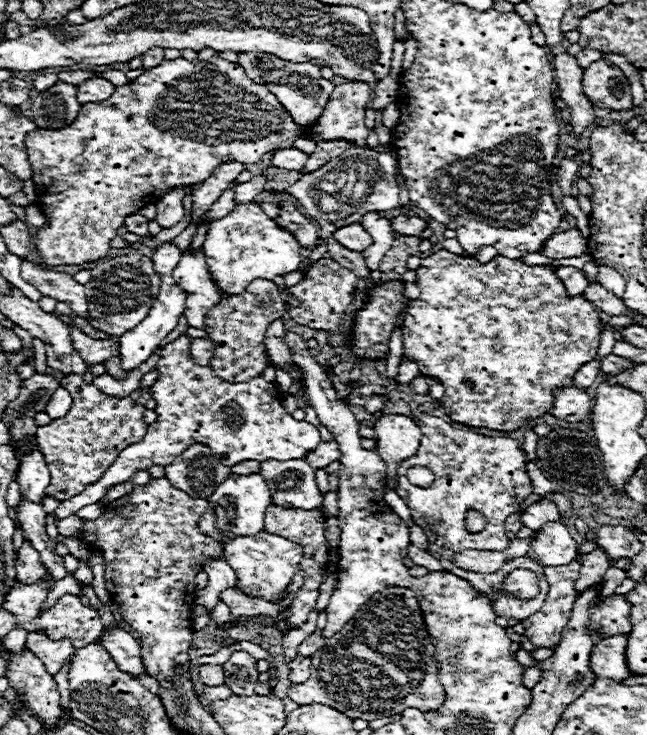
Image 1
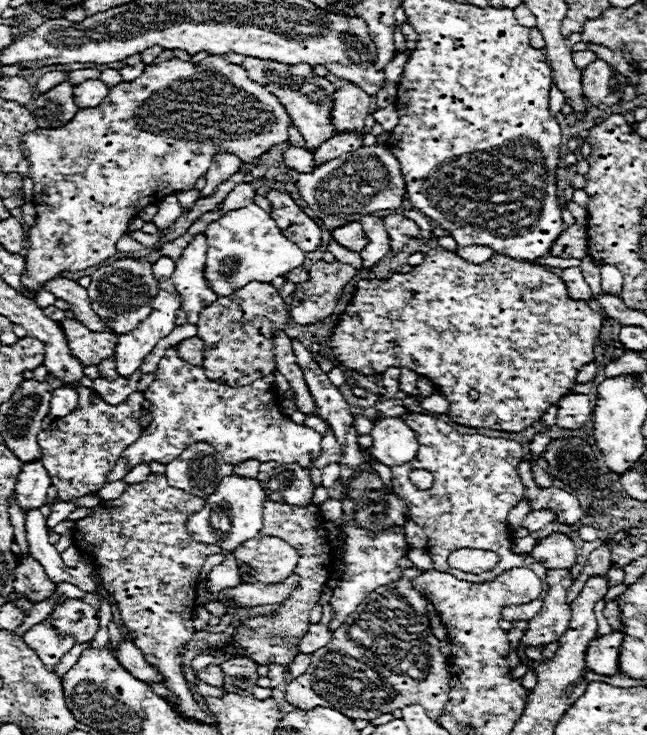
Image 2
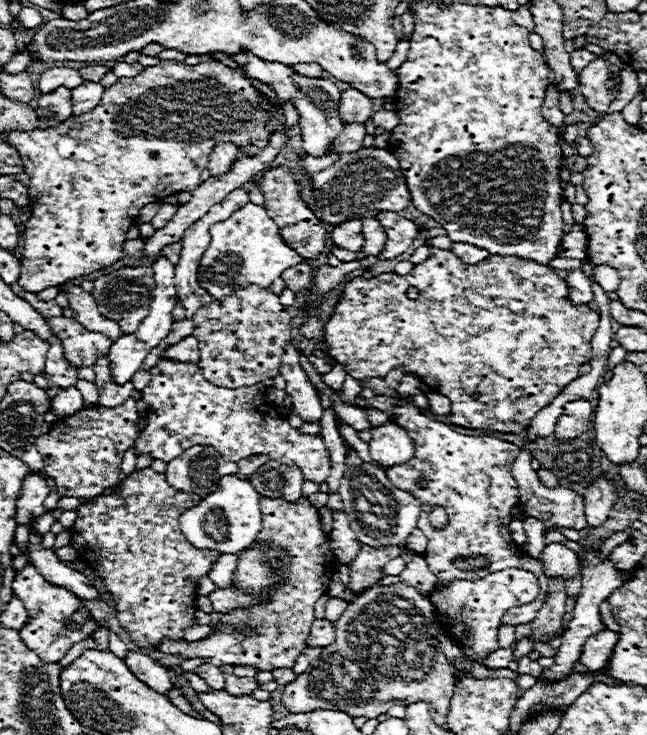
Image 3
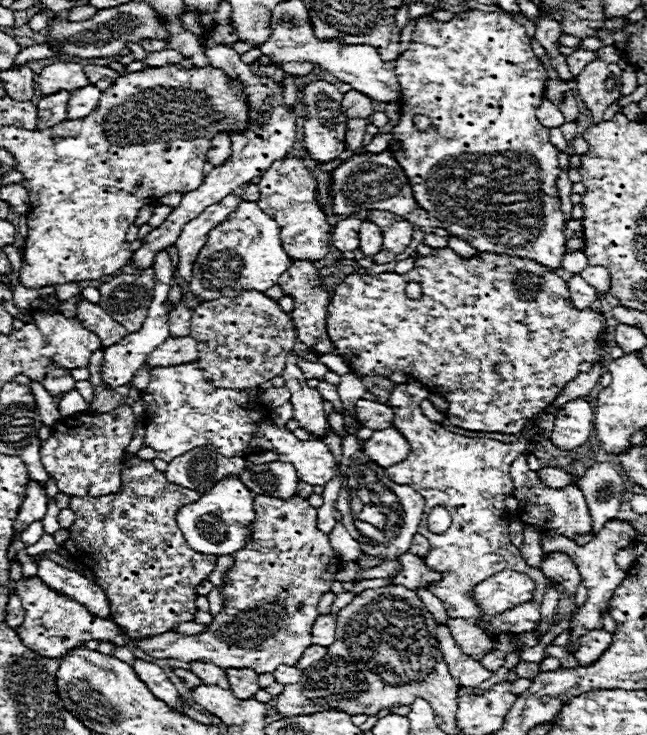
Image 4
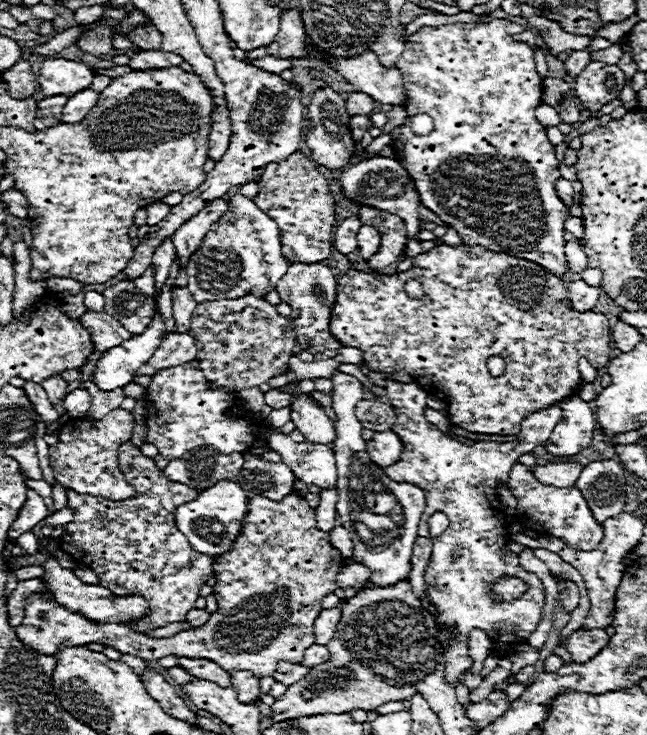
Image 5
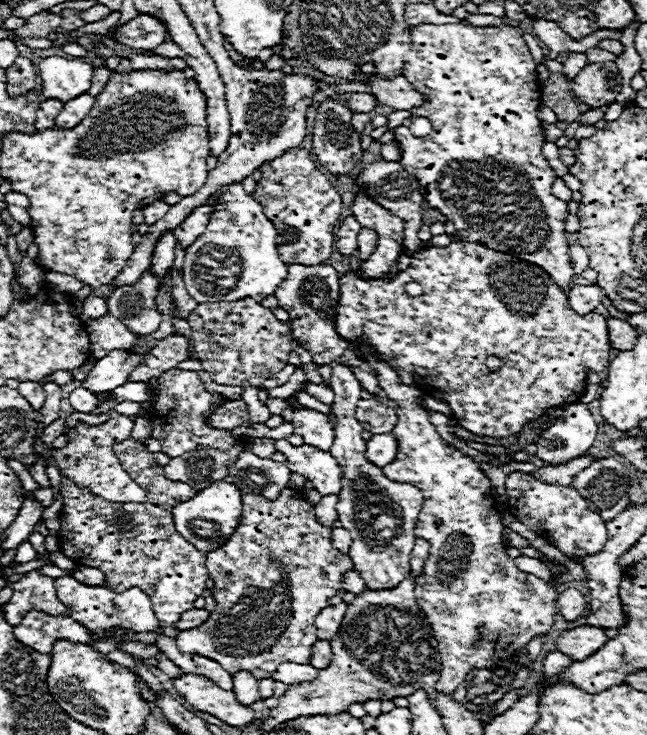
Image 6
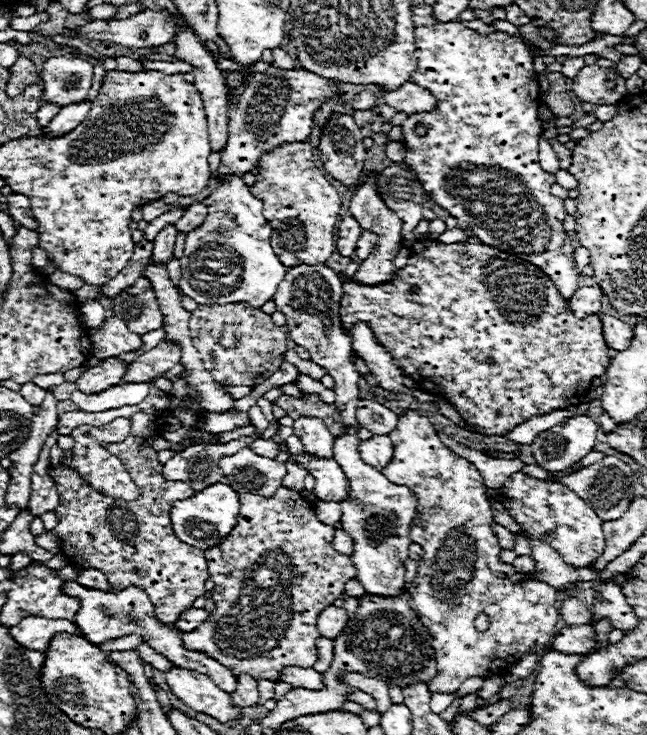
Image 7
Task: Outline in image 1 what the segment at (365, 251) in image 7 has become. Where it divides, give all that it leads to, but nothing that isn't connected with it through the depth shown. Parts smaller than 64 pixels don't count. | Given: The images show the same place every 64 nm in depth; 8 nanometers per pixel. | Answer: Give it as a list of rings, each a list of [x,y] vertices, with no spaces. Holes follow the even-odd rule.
[[[368,212],[368,214],[364,214],[364,218],[362,218],[360,224],[364,226],[364,230],[374,240],[372,248],[368,248],[362,256],[364,256],[364,260],[368,260],[368,266],[372,266],[374,270],[378,270],[384,254],[390,250],[390,246],[394,242],[394,232],[390,228],[390,220],[382,218],[378,212]]]

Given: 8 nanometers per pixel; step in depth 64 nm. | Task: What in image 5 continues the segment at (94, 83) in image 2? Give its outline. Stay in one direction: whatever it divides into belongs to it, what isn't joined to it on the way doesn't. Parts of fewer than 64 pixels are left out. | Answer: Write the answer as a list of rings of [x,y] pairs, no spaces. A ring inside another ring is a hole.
[[[86,88],[84,92],[76,92],[72,98],[68,98],[64,106],[62,122],[74,124],[76,120],[84,120],[84,116],[88,116],[88,112],[96,106],[96,102],[98,102],[98,92],[90,88]]]

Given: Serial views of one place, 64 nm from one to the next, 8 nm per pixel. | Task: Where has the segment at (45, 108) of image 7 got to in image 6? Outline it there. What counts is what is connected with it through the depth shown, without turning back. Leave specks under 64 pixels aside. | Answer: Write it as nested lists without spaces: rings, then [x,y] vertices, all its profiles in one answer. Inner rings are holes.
[[[44,100],[44,102],[40,104],[40,108],[38,108],[38,112],[36,112],[36,122],[34,122],[36,130],[52,128],[56,116],[58,116],[60,110],[62,110],[62,106],[64,106],[64,102],[60,102],[60,100]]]

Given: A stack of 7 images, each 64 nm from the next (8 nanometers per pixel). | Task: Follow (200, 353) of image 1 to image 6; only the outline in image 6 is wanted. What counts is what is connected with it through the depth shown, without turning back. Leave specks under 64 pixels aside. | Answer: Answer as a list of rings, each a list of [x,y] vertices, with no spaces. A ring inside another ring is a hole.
[[[170,334],[150,350],[148,360],[144,360],[144,364],[140,364],[140,368],[136,368],[128,380],[136,382],[156,378],[160,372],[176,368],[184,360],[188,360],[188,338],[182,334]]]

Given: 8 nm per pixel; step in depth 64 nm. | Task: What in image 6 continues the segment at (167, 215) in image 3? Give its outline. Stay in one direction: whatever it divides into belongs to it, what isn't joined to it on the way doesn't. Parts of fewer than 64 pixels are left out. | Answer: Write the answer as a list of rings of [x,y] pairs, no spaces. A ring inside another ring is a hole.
[[[156,202],[156,204],[148,204],[148,208],[142,208],[144,212],[144,222],[146,224],[154,224],[156,220],[160,220],[162,216],[166,216],[166,212],[170,210],[170,206],[166,202]]]

